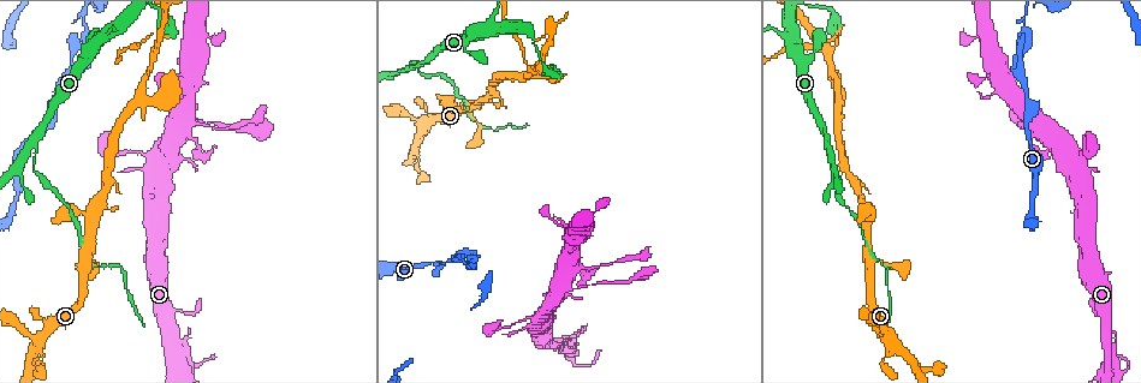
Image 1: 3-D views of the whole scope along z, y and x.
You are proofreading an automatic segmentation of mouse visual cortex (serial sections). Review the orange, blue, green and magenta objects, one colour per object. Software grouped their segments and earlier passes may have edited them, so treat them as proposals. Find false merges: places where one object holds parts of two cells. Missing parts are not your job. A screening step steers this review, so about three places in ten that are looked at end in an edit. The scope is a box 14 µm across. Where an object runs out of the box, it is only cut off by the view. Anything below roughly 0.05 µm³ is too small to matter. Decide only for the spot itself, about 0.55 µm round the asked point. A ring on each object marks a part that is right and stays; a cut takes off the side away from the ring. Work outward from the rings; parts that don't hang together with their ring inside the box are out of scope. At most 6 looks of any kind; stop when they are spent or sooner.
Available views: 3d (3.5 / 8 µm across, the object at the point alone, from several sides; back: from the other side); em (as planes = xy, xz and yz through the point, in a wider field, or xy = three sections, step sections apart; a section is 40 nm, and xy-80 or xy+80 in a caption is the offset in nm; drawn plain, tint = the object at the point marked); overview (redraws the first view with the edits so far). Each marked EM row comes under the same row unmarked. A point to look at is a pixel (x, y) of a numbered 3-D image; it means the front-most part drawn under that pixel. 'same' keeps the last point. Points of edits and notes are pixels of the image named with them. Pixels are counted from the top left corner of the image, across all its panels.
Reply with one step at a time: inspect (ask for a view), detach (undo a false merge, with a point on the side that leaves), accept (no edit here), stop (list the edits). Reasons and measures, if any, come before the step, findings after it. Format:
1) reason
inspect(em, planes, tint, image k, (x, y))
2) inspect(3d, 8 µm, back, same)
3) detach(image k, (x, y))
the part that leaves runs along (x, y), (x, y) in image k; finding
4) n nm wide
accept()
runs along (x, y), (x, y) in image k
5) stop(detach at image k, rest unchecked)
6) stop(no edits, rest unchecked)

a fork
inspect(3d, 3.5 µm, image 1, (414, 66))

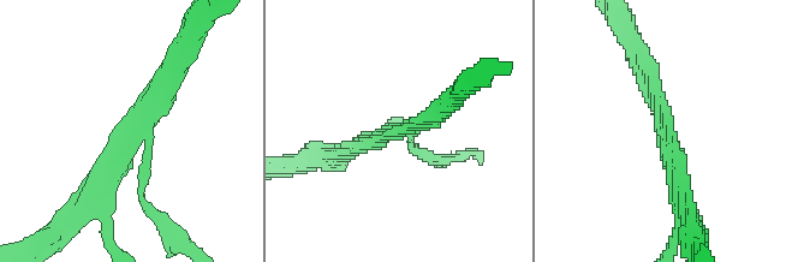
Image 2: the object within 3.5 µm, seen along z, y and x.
3 arms; arms of 100, 250, 250 nm; shape alone is not enough
inspect(em, xy, step 1, tint, image 2, (665, 139))

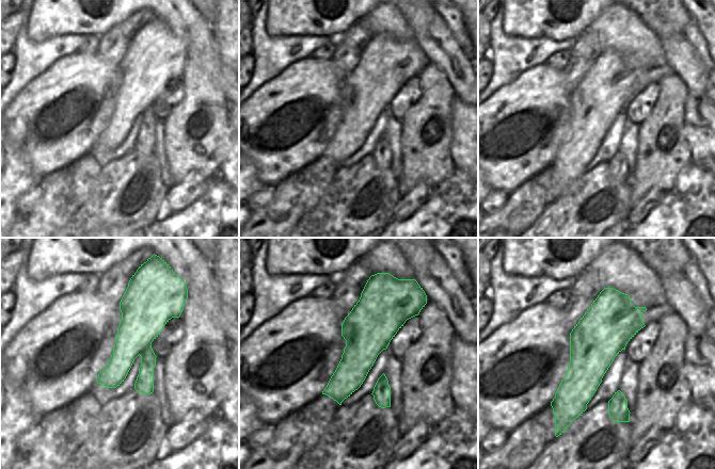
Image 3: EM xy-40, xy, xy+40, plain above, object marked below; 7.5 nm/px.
inspect(em, planes, tint, same)

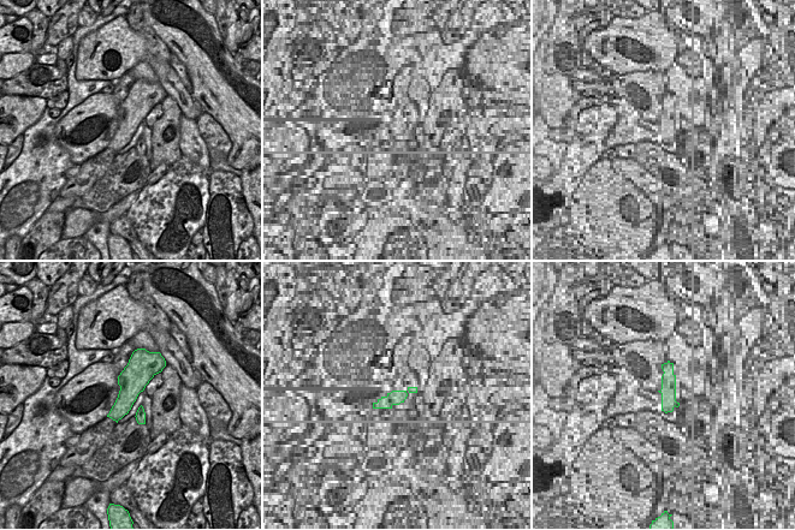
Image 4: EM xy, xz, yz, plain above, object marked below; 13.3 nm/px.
accept()
runs along (168, 73), (161, 107), (84, 207) in image 2; all the same cell

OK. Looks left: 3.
abrupt turn
inspect(3d, 8 µm, image 1, (541, 70))

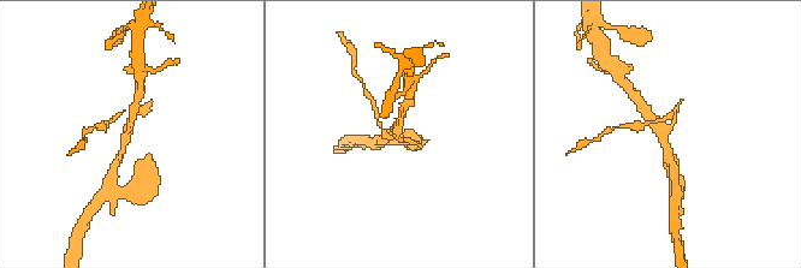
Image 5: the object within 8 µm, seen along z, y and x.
zoom in
inspect(3d, 3.5 µm, image 5, (128, 132))

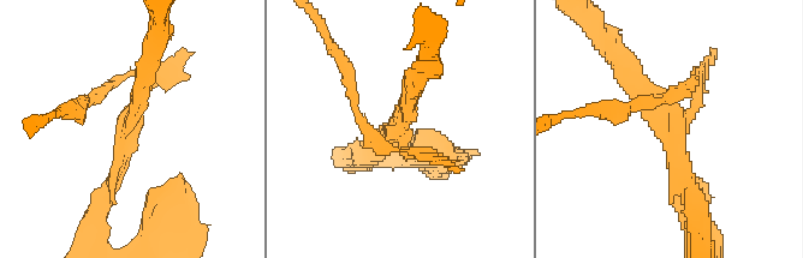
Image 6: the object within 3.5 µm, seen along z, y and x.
3 arms; arms of 100, 200, 250 nm
inspect(em, xy, step 2, tint, image 6, (680, 122))

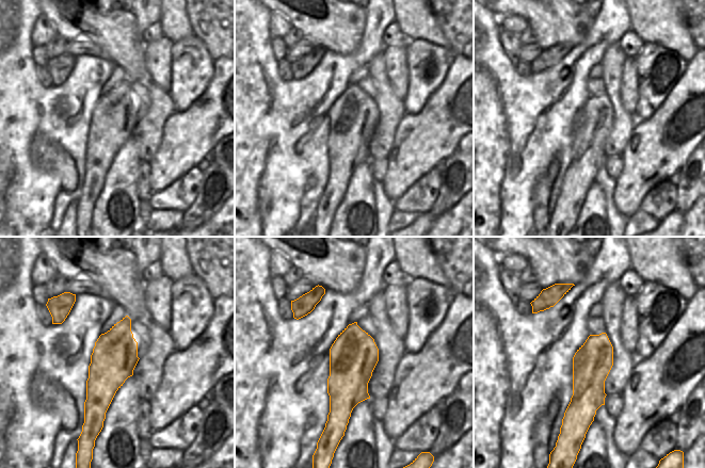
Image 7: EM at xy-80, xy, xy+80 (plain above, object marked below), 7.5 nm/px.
detach(image 6, (369, 136))
the part that leaves runs along (697, 100), (695, 77), (642, 103) in image 6; two cells meet here

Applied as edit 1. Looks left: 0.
stop(detach at image 6, rest unchecked)

